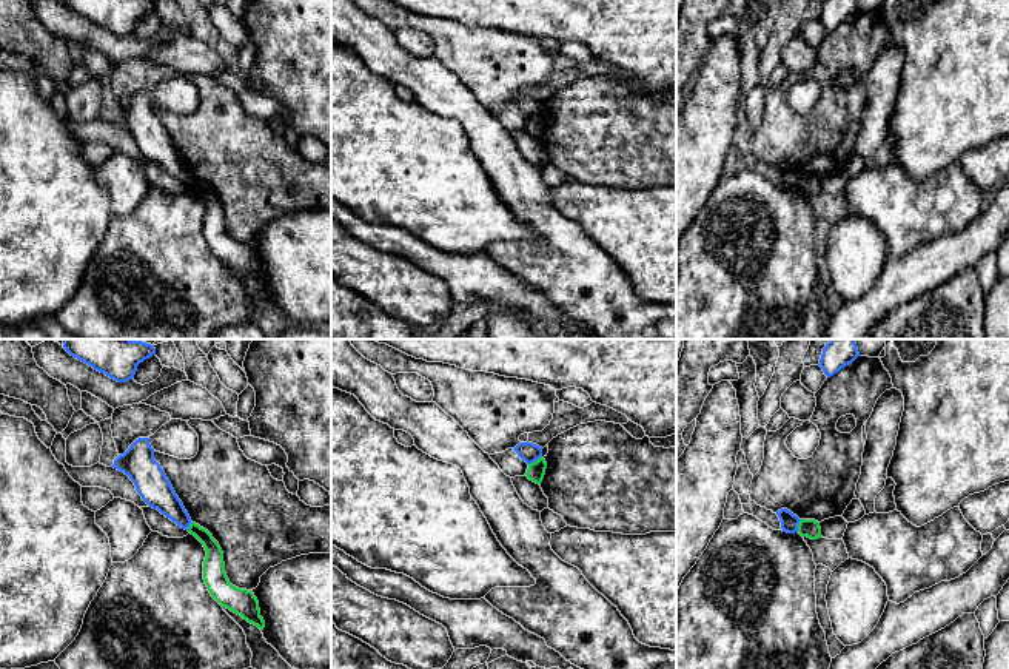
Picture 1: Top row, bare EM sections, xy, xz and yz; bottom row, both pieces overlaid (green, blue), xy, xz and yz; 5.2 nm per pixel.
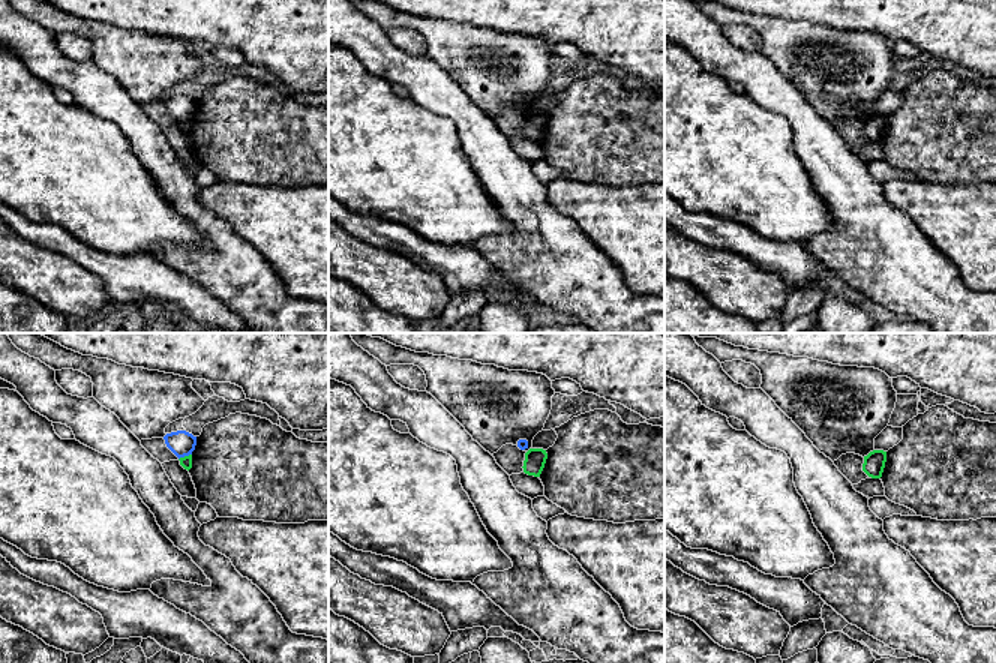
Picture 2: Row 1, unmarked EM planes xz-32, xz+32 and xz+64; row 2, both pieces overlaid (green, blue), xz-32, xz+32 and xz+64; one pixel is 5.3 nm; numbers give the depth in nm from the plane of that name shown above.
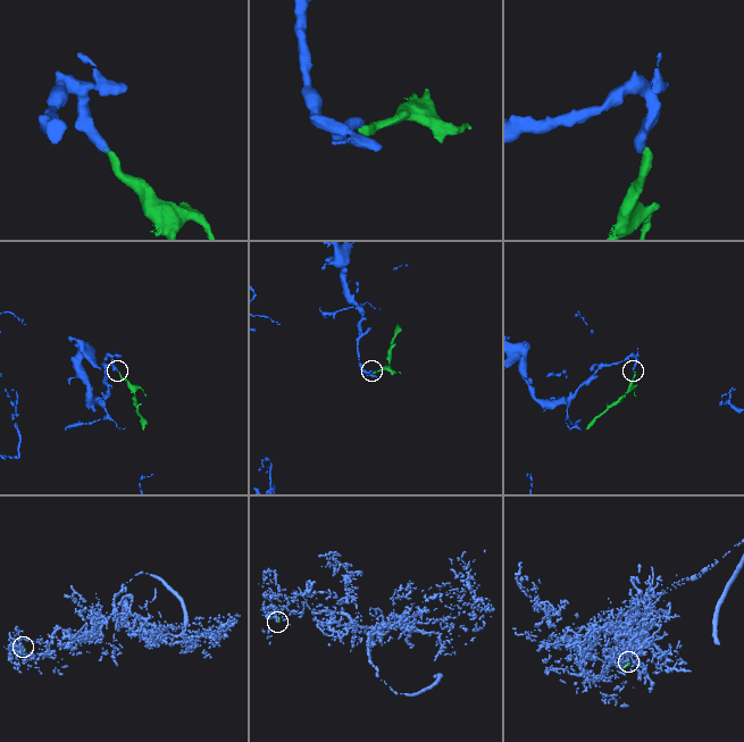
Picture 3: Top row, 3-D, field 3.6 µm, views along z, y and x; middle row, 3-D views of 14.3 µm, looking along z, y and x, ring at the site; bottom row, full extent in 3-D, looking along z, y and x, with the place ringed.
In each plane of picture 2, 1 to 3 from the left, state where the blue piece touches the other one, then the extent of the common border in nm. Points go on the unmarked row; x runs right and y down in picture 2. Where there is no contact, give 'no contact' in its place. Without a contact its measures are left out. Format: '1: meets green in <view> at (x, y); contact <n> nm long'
1: meets green in xz-32 at (185, 120); contact 80 nm long
2: no contact
3: no contact

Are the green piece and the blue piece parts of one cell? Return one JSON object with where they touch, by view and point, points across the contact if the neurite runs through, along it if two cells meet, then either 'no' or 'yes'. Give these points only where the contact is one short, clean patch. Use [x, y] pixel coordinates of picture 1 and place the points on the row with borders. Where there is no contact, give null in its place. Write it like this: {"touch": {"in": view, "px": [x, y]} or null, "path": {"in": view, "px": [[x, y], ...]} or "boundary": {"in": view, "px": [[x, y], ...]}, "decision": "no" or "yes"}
{"touch": {"in": "xz", "px": [535, 461]}, "boundary": {"in": "xz", "px": [[541, 455], [529, 464]]}, "decision": "no"}

